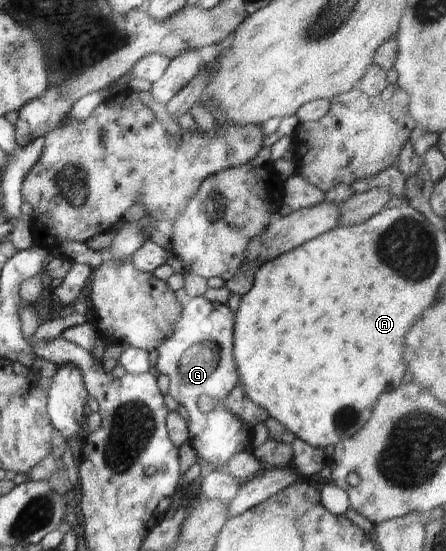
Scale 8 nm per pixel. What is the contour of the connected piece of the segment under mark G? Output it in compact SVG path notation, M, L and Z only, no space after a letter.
M204 295L190 297L182 303L180 316L172 326L172 330L164 336L162 344L155 349L158 352L155 368L166 374L170 380L168 394L188 412L188 443L197 452L199 461L207 467L216 469L225 469L228 459L235 452L241 450L252 452L254 449L251 429L226 406L229 392L242 381L233 355L234 323L235 314L227 305L212 302Z

